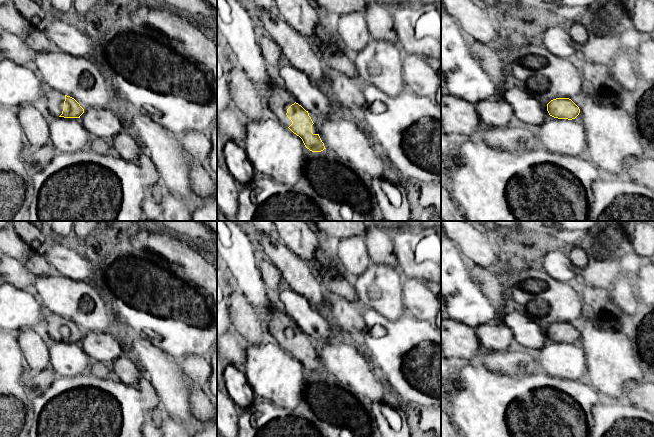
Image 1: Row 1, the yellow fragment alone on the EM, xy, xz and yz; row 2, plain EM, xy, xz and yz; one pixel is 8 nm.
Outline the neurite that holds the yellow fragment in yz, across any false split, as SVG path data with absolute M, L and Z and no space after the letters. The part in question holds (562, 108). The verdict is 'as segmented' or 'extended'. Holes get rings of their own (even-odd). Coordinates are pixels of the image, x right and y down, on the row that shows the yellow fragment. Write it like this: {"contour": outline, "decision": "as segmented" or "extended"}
{"contour": "M556 98L547 104L550 116L558 119L575 119L579 113L579 107L569 98Z", "decision": "as segmented"}

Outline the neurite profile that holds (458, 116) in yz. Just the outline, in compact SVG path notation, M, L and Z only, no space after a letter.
M441 93L441 128L445 133L470 136L479 131L481 124L473 104Z

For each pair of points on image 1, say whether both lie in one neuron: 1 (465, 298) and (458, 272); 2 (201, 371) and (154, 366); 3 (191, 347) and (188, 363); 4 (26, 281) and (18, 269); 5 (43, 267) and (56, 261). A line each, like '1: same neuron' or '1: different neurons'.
1: same neuron
2: different neurons
3: different neurons
4: same neuron
5: different neurons

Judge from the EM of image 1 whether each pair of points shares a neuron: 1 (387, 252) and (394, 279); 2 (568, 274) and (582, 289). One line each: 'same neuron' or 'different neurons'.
1: different neurons
2: different neurons

